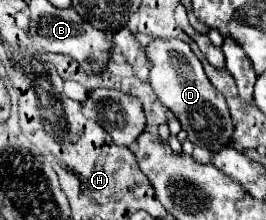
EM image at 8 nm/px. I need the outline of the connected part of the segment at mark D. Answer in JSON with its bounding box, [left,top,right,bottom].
[146,39,234,151]

